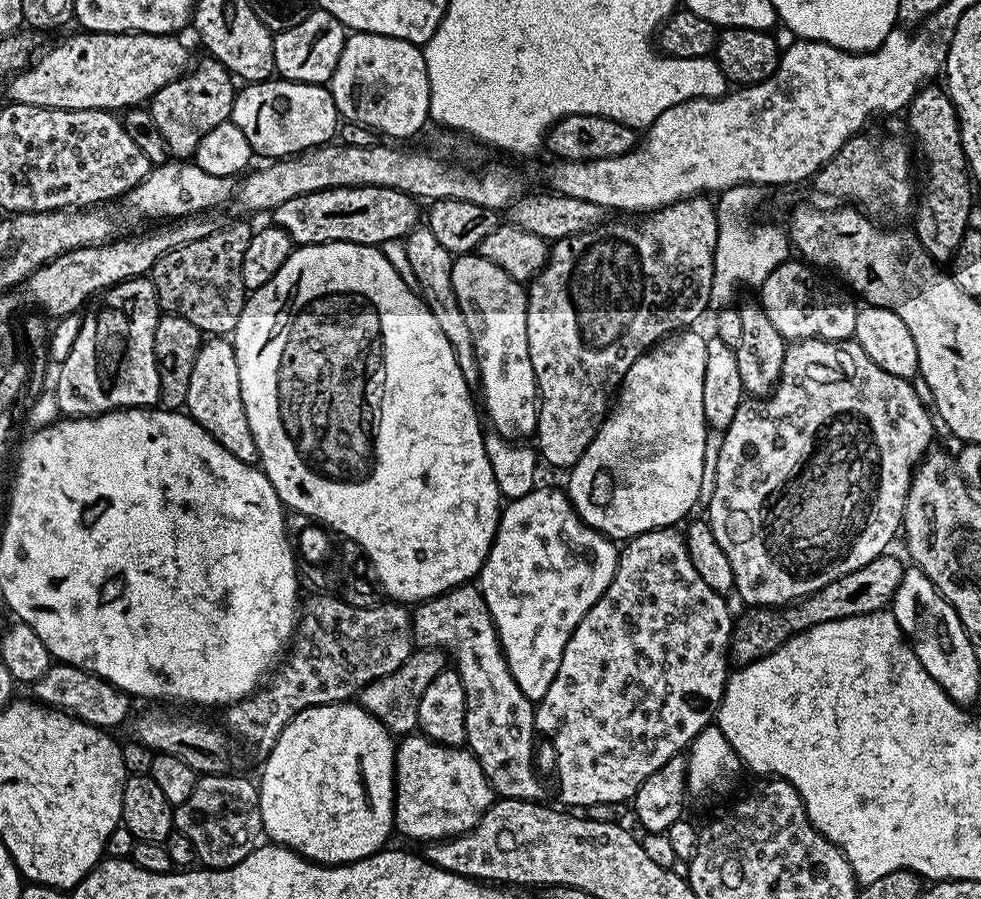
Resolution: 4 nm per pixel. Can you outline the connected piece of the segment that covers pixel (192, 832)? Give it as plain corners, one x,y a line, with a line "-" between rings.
201,775
194,786
194,794
174,808
175,831
186,834
186,838
194,842
197,861
205,868
229,868
242,862
262,836
260,789
246,777
232,775

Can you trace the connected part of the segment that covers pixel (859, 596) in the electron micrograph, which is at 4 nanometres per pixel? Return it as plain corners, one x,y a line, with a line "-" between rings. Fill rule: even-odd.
885,554
874,558
874,562
858,570
850,570
850,574
842,574
842,578
834,578
830,586
822,586
822,590
815,592
813,596
793,602
779,610
752,606
744,610
748,612
742,613
741,616
739,613
732,625
731,659
740,666
753,664
755,660
761,660
776,648
782,647
797,632
804,632
815,624
885,611
891,605
906,571
905,561
900,561
892,555

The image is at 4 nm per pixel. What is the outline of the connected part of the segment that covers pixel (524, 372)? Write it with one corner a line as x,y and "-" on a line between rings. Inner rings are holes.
530,350
524,356
476,356
480,367
479,387
484,388
484,408
492,419
491,427
505,438
528,438
536,431
536,379
530,366

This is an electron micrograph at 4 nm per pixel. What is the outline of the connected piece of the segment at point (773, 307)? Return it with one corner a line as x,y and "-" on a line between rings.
784,261
759,285
758,302
766,310
766,316
774,328
790,342
804,339
826,341
851,339
859,312
851,293
811,265
797,261

